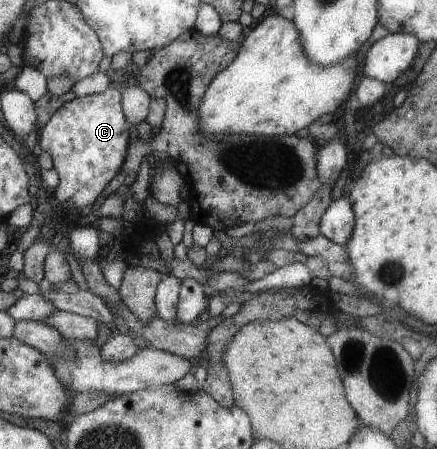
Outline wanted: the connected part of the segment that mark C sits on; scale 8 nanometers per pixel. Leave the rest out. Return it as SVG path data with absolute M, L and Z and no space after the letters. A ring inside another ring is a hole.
M110 86L106 91L67 101L39 136L43 150L53 156L60 178L56 196L67 210L85 210L105 186L117 176L127 154L129 121L121 108L121 92Z

